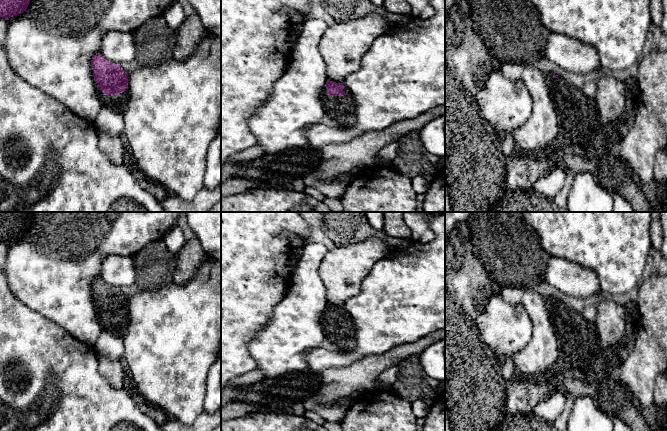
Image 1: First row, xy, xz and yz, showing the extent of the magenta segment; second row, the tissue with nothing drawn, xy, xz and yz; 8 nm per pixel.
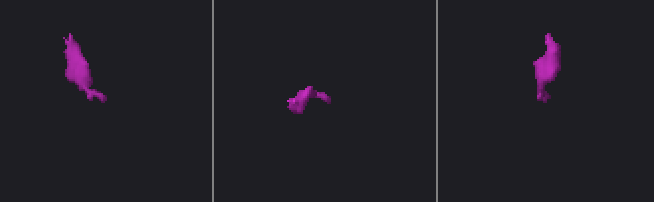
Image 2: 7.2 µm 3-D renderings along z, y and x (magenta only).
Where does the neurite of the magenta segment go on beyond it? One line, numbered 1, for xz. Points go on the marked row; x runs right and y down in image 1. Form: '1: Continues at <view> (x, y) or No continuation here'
1: Continues at xz (342, 109)

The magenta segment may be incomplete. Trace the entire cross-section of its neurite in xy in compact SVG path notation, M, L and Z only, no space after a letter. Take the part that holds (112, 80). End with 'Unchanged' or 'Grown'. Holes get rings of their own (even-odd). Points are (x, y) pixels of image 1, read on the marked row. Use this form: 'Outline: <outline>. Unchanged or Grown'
Outline: M101 54L92 58L91 67L101 103L123 114L129 93L128 74L120 63L112 63Z. Grown

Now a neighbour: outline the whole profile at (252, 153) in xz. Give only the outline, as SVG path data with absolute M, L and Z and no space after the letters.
M254 146L232 156L228 159L228 162L253 161L262 155L264 155L263 149L261 147Z

